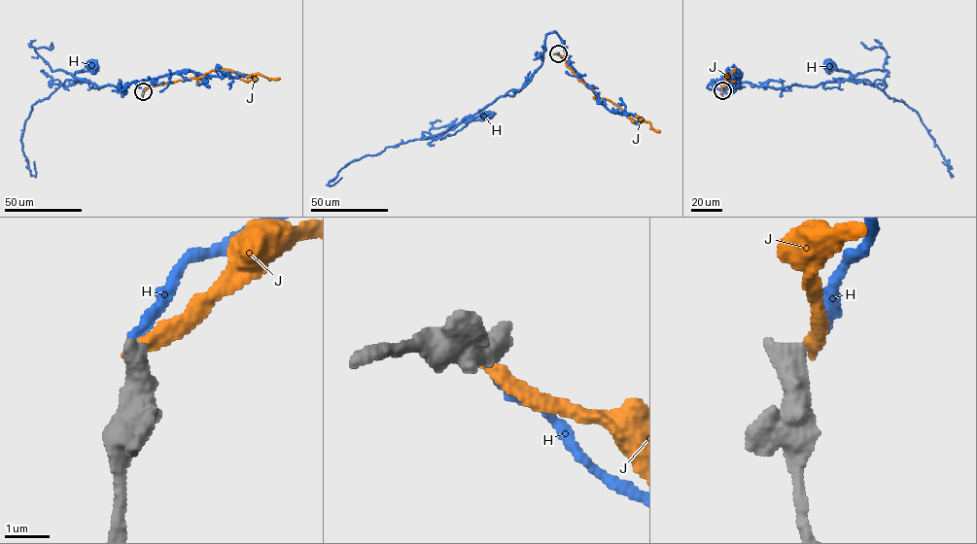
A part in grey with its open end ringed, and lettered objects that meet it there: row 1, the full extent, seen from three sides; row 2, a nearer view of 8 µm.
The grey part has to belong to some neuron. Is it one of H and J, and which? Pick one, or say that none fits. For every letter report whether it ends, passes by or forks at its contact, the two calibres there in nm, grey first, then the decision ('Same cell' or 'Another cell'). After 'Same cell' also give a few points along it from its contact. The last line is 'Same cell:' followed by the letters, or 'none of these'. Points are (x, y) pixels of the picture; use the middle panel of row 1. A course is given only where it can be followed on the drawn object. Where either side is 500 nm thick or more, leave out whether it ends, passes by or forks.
H: Thickness 550 nm (grey) against 200 nm. Same cell. Its course: (558, 53), (569, 62), (559, 36), (547, 33), (541, 65), (525, 85), (459, 122), (489, 115)
J: Thickness 550 nm (grey) against 320 nm. Another cell
Same cell: H

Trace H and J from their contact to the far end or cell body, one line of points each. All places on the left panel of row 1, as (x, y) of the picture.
H: (143, 91), (153, 81), (122, 90), (128, 83), (121, 88), (77, 80), (75, 73), (91, 71), (93, 64)
J: (142, 91), (153, 85), (199, 78), (219, 68), (247, 76), (254, 74), (280, 79)

